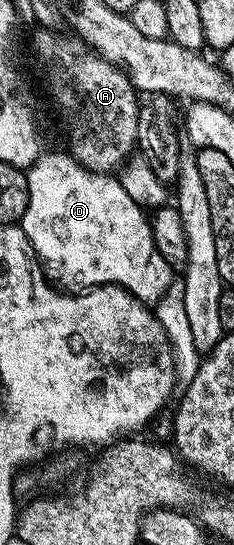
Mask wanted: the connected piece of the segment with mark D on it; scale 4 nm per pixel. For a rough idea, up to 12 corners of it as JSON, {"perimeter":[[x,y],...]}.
{"perimeter":[[71,155],[27,172],[72,289],[155,305],[174,278],[128,187]]}

